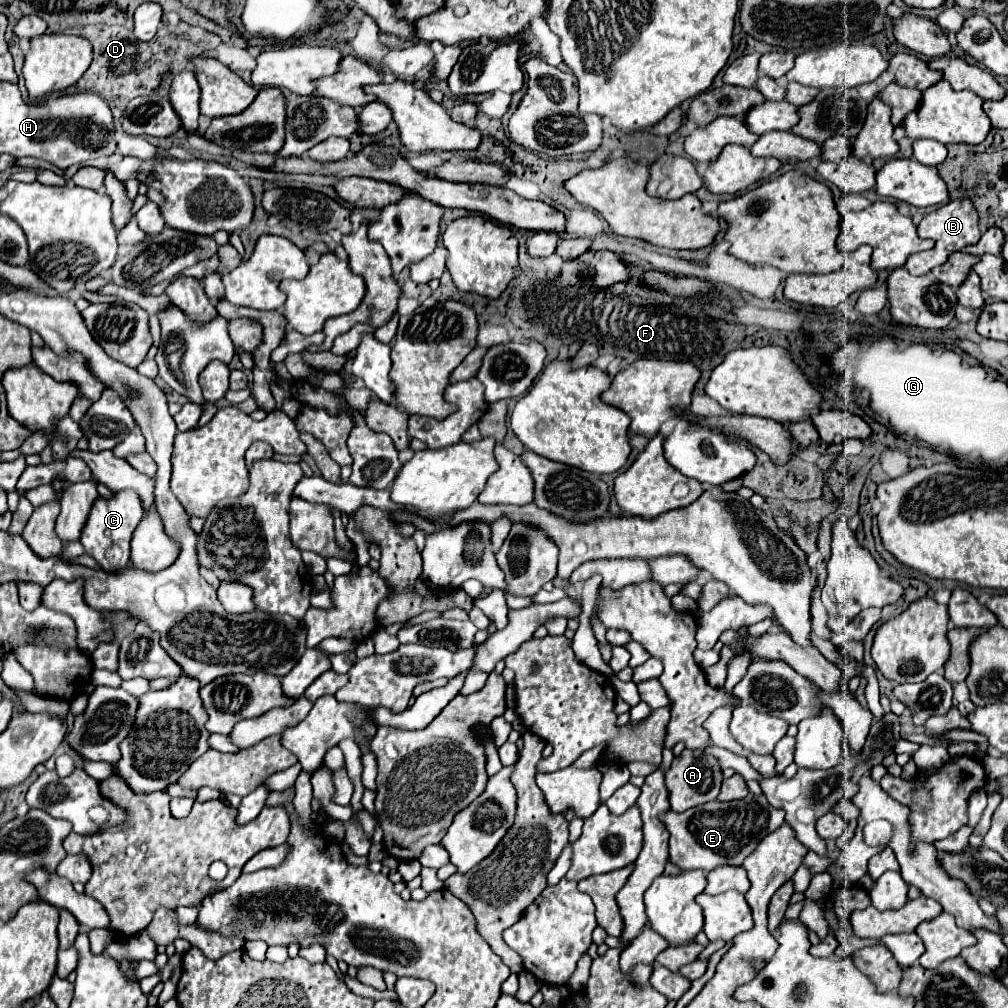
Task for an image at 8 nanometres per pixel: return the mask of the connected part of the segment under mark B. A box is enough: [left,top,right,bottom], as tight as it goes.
[904,198,980,276]

